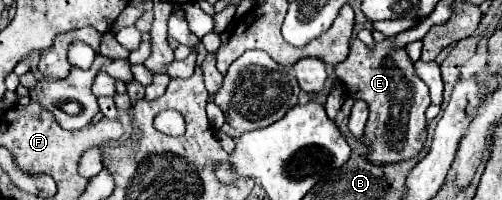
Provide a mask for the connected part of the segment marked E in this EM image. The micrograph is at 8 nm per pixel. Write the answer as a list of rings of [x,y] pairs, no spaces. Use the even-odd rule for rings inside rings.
[[[391,37],[377,43],[375,49],[369,49],[359,39],[355,39],[351,43],[349,57],[335,67],[335,73],[337,73],[337,79],[345,85],[349,97],[361,99],[369,107],[369,121],[367,121],[367,127],[365,127],[365,137],[367,139],[363,139],[363,141],[369,145],[369,157],[371,157],[371,161],[375,161],[375,165],[411,159],[423,149],[425,139],[427,139],[425,111],[431,105],[431,99],[427,97],[427,85],[413,71],[413,61],[409,59],[405,47],[397,49]]]

